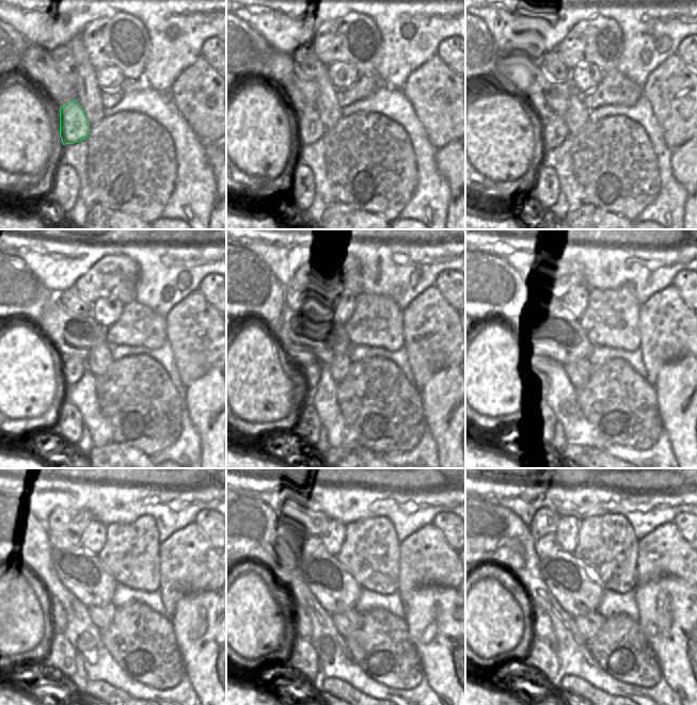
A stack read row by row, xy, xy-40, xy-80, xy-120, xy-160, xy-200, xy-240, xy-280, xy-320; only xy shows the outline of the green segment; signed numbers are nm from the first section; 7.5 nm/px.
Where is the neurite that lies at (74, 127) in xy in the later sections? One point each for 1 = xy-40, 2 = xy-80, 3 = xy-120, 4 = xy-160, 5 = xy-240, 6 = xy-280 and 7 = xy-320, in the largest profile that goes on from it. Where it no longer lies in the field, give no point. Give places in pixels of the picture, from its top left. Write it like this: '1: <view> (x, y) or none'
1: xy-40 (310, 128)
2: xy-80 (552, 131)
3: xy-120 (73, 368)
4: xy-160 (309, 372)
5: xy-240 (59, 615)
6: xy-280 (301, 625)
7: xy-320 (541, 627)

